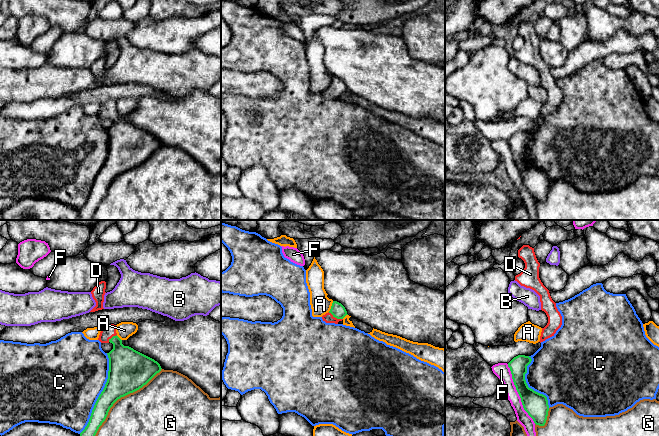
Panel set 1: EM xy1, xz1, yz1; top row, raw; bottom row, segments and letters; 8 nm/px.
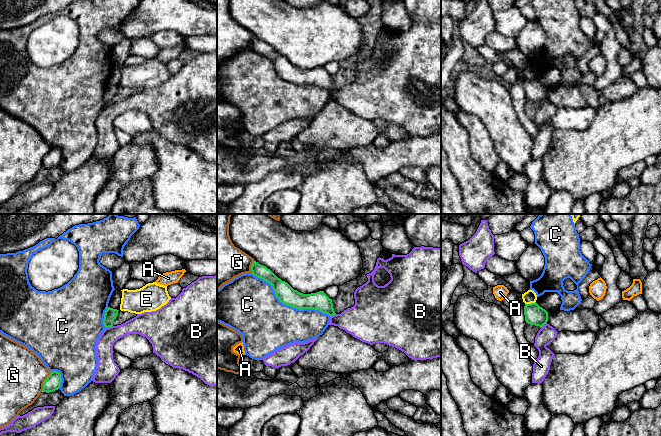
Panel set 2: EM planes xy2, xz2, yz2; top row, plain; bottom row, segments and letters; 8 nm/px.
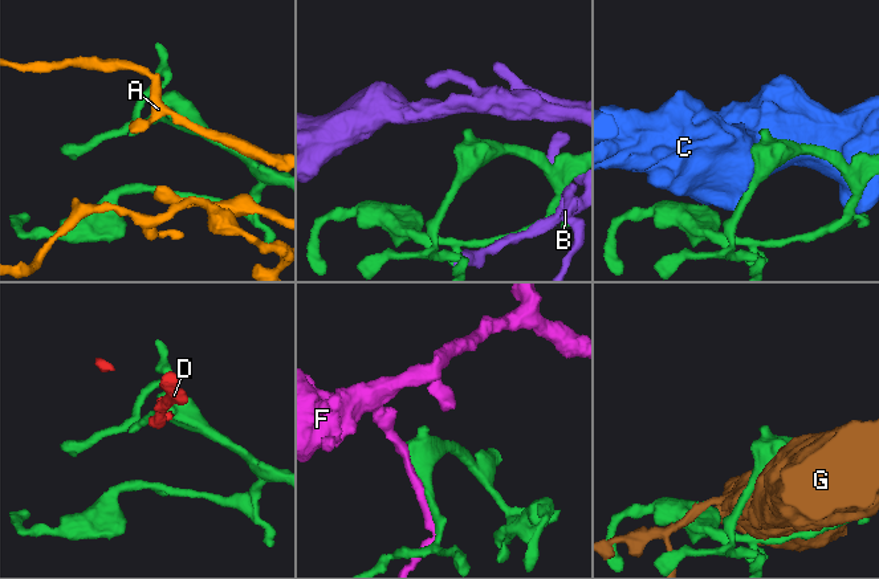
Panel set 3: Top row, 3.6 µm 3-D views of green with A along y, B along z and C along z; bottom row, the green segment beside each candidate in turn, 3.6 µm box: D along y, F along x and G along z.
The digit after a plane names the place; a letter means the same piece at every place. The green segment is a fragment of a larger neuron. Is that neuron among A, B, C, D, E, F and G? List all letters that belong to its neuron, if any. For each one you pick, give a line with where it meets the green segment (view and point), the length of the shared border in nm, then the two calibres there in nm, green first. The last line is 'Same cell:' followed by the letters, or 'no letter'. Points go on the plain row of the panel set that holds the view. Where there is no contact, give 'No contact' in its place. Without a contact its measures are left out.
D: Touches green at xz1 (335, 93). Shared border 130 nm. Thickness 120 nm (green) against 80 nm
Same cell: D

